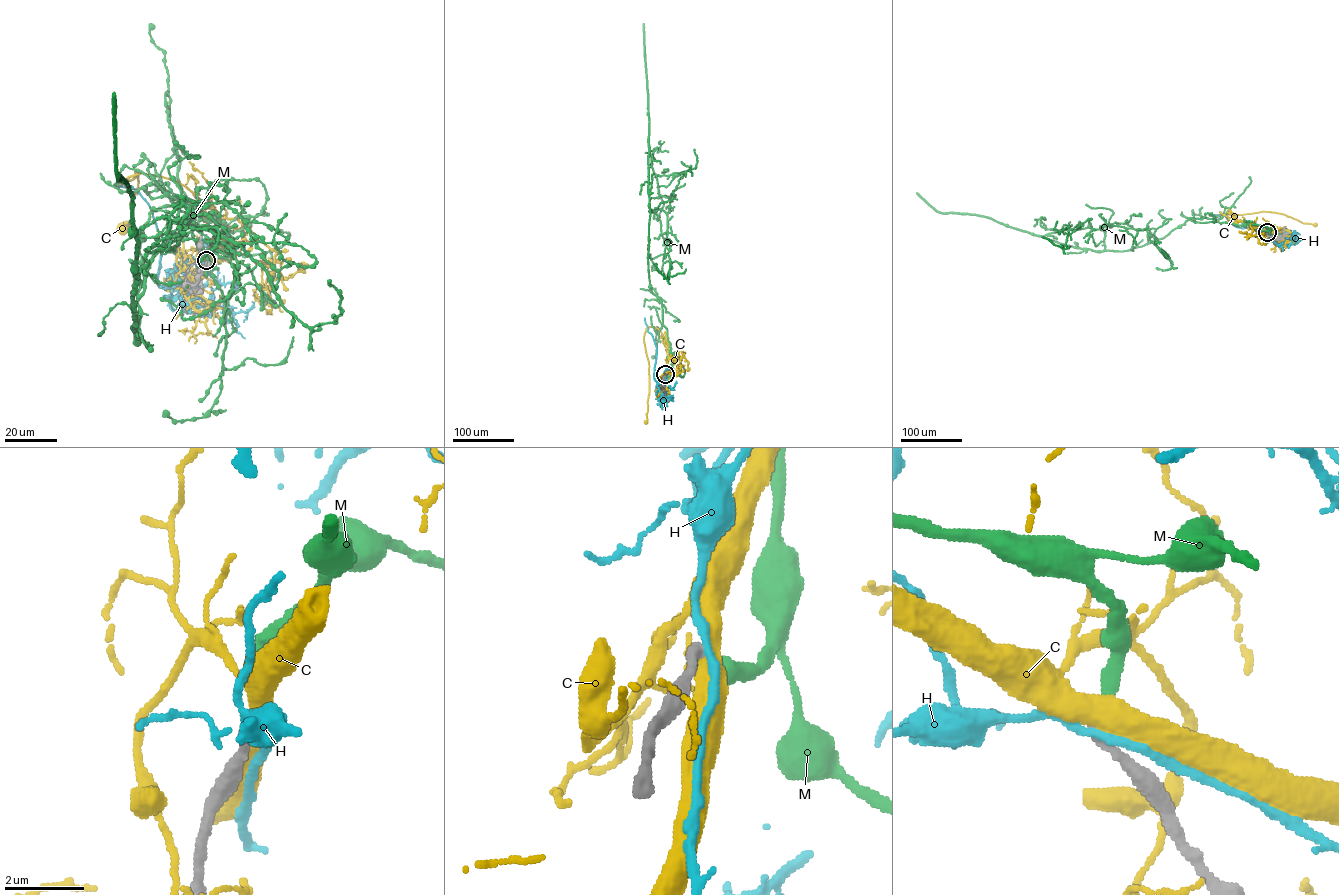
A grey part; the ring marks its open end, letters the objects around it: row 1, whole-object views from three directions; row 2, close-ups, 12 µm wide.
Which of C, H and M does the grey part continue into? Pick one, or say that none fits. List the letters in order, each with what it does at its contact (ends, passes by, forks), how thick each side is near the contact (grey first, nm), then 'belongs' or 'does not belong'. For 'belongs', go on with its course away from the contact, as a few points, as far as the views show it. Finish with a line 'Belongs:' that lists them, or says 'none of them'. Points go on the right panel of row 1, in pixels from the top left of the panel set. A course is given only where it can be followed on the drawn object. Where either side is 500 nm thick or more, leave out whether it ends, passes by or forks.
C: calibres 320 and 550 nm; does not belong
H: it passes by; calibres 320 and 220 nm; does not belong
M: it ends; calibres 280 and 320 nm; belongs; course (1267, 232), (1249, 224), (1188, 219), (1141, 246), (1092, 250), (990, 218), (938, 212), (917, 193)
Belongs: M

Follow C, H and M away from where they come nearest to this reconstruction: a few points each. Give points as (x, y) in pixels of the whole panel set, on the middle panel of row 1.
C: (665, 373), (666, 343), (659, 329), (649, 327), (644, 341), (649, 365), (645, 422)
H: (665, 373), (665, 379), (658, 384), (654, 375), (656, 347), (644, 318)
M: (665, 374), (670, 344), (663, 324), (661, 301), (650, 291), (648, 270), (649, 119), (643, 24)

